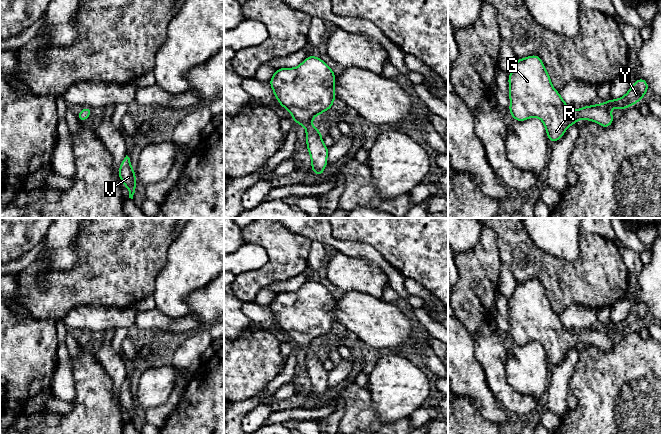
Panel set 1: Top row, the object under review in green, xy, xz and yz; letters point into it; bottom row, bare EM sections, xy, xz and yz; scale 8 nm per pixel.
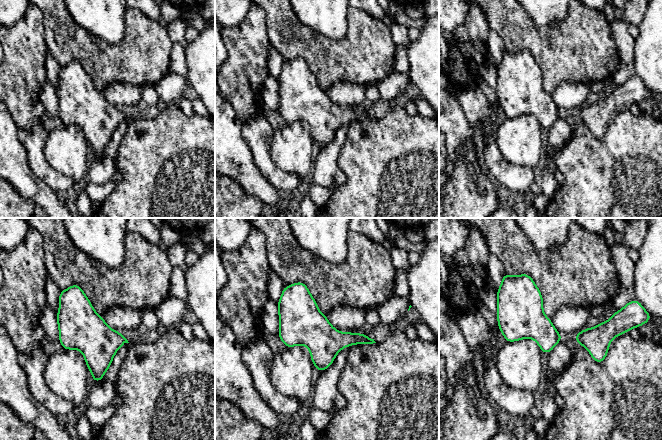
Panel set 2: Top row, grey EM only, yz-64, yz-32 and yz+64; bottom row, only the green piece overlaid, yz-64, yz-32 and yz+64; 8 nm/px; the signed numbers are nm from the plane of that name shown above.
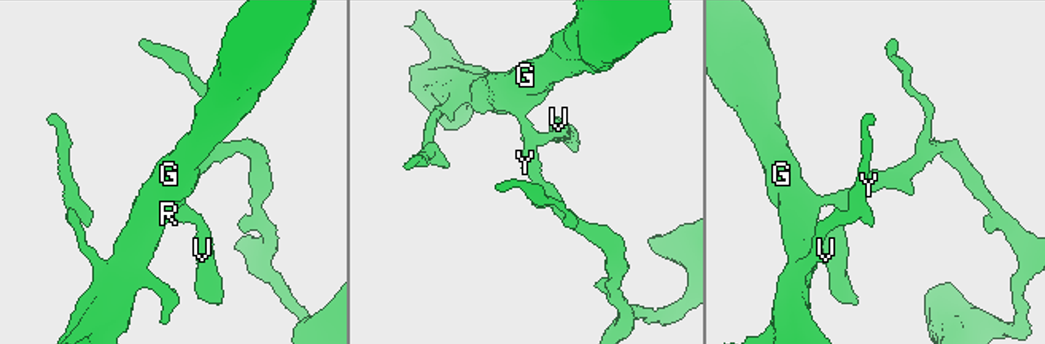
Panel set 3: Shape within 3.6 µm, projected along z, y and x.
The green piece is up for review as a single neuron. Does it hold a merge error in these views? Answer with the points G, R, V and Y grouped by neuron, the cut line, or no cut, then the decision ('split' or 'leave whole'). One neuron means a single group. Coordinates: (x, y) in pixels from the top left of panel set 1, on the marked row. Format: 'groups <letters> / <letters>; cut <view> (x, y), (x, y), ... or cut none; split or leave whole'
groups G R V Y; cut none; leave whole

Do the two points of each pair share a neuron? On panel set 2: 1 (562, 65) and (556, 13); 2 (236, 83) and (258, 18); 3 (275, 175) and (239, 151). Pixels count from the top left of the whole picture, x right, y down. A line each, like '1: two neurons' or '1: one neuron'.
1: two neurons
2: one neuron
3: two neurons

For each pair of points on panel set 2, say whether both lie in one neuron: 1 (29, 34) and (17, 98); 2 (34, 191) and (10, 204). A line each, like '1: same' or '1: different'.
1: same
2: different

